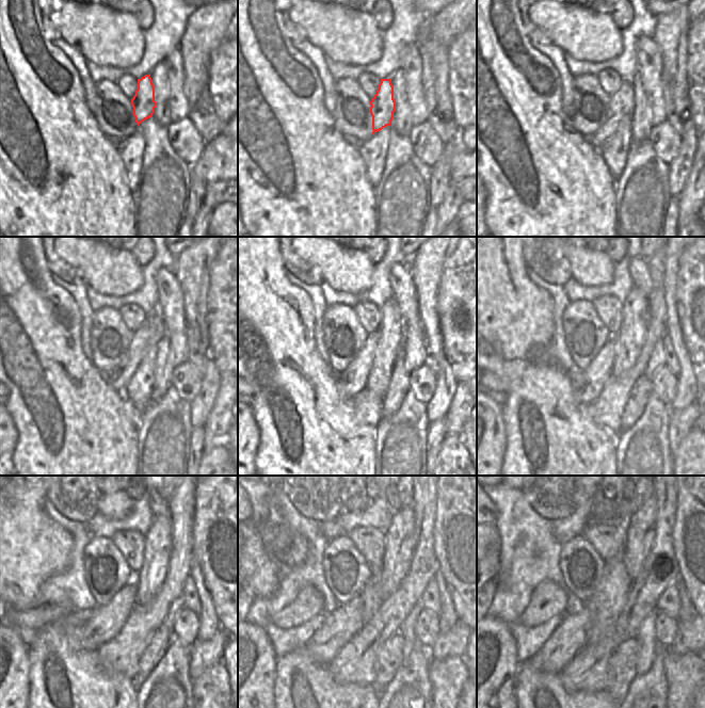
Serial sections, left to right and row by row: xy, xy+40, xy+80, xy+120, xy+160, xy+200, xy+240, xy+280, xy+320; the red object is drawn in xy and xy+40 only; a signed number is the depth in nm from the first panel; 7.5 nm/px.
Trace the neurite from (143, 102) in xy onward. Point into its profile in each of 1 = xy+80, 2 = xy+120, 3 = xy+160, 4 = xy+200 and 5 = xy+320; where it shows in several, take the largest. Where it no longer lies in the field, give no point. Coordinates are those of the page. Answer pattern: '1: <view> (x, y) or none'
1: xy+80 (622, 105)
2: xy+120 (118, 377)
3: xy+160 (351, 381)
4: xy+200 (587, 384)
5: xy+320 (569, 638)

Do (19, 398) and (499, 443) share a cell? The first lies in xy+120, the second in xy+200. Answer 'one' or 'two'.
two

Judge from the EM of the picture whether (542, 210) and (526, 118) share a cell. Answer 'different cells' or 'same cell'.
same cell

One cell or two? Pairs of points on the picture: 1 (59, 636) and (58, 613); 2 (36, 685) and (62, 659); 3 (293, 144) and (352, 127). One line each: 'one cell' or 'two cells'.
1: two cells
2: one cell
3: two cells

